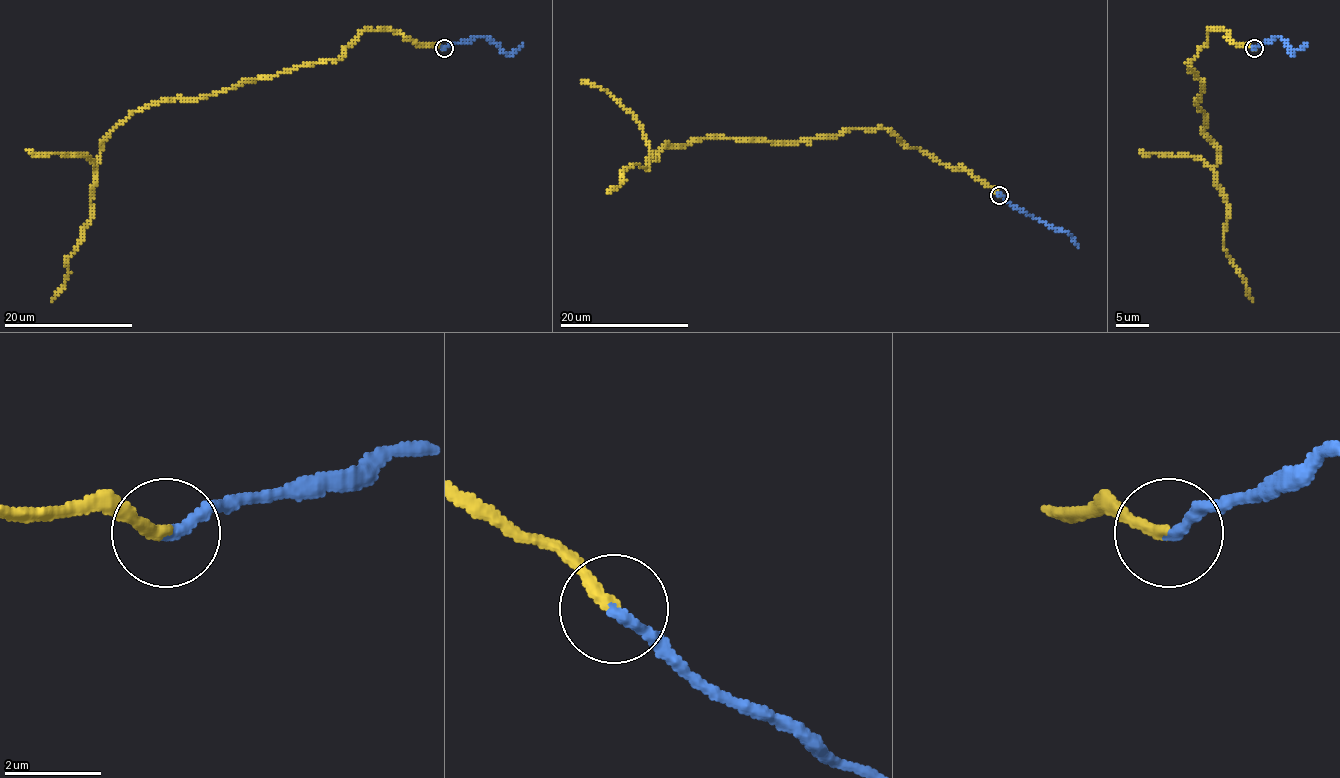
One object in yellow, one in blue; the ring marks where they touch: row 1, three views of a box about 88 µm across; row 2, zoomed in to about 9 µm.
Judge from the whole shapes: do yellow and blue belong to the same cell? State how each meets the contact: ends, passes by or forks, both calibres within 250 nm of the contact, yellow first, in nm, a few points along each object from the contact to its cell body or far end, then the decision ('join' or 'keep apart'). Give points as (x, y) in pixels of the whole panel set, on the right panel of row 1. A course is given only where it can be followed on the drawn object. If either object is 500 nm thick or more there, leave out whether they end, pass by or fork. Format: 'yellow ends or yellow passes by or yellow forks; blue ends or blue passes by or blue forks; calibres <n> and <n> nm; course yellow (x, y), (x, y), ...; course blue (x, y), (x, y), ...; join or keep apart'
yellow ends; blue ends; calibres 260 and 240 nm; course yellow (1255, 47), (1209, 29), (1187, 60), (1201, 81), (1203, 133), (1219, 150), (1224, 250), (1253, 302); course blue (1255, 47), (1279, 37), (1292, 54), (1308, 44); join

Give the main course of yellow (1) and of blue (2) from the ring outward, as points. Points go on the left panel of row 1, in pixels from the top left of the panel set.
1: (444, 47), (415, 44), (389, 29), (364, 29), (335, 60), (133, 110), (102, 141), (91, 220), (52, 302)
2: (444, 47), (469, 42), (473, 37), (485, 37), (510, 54), (523, 44)

